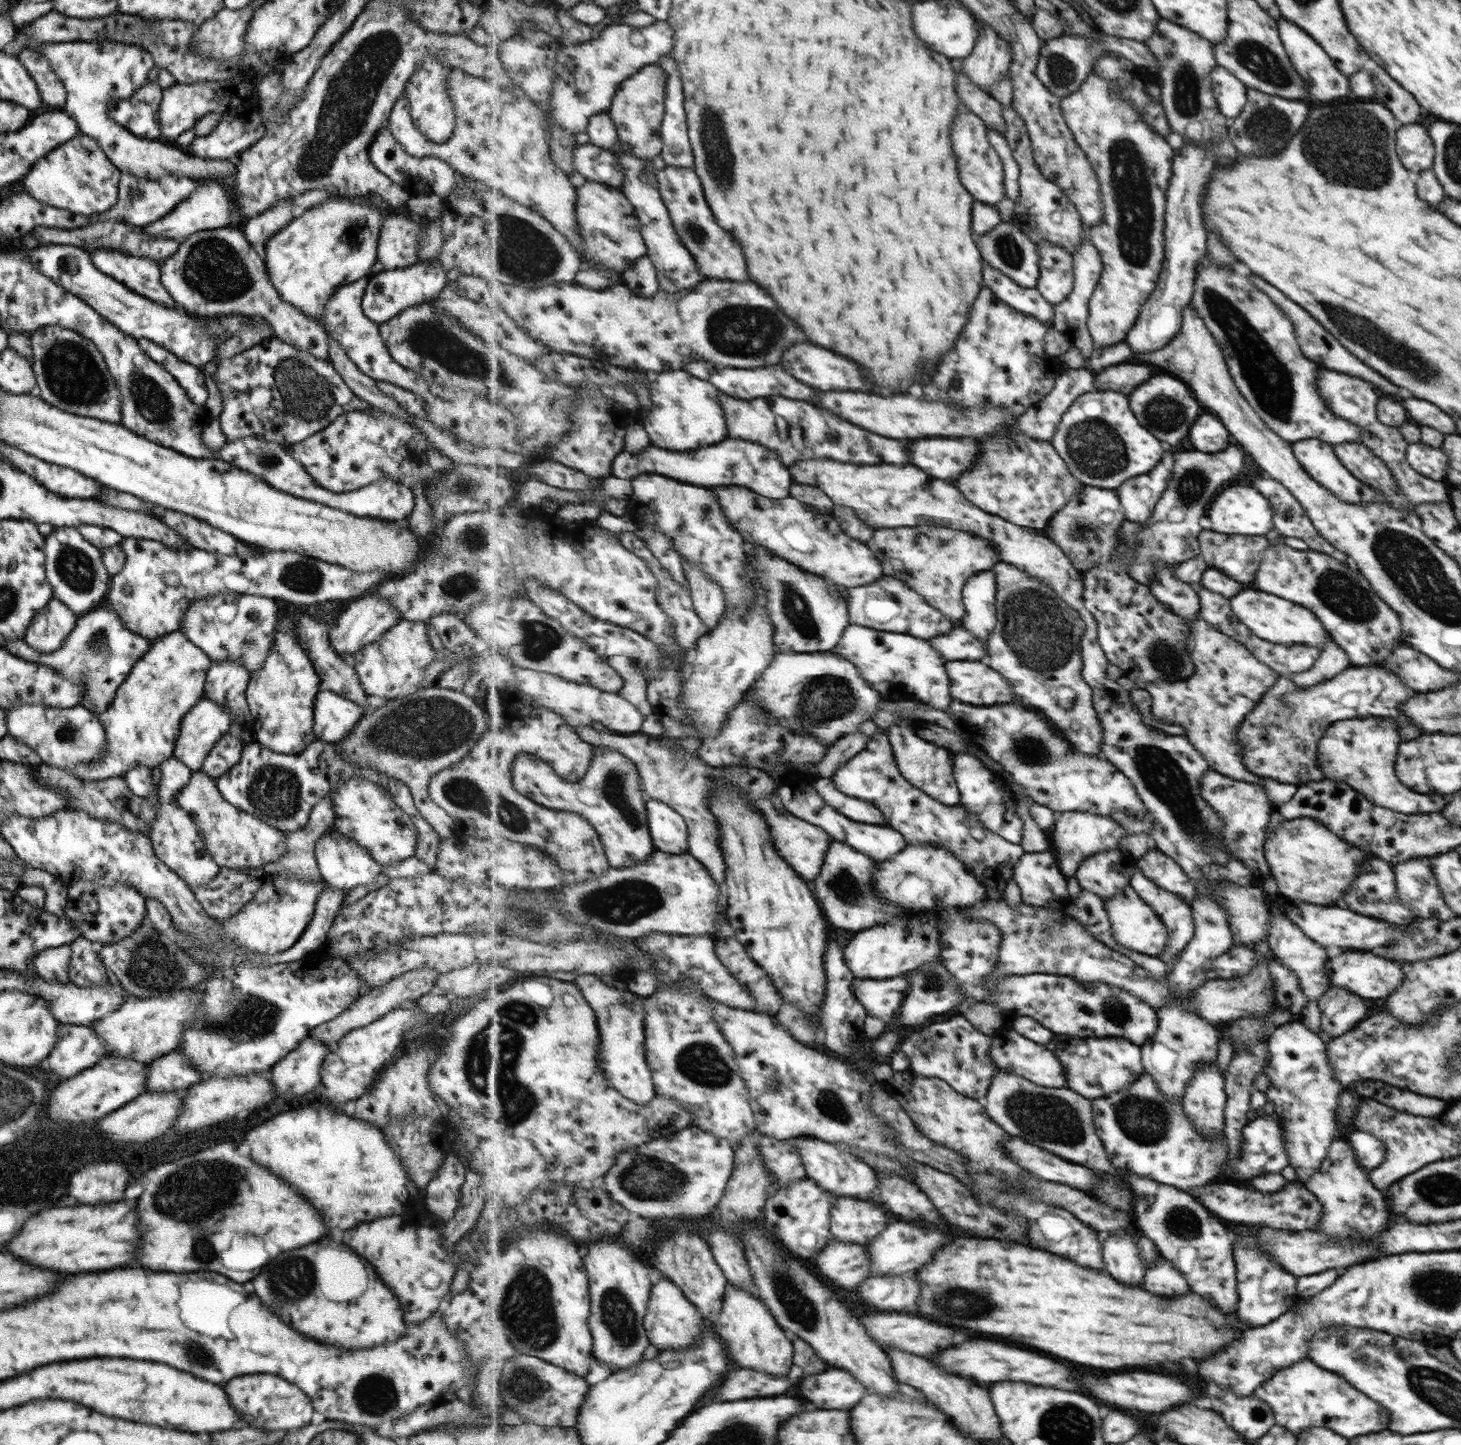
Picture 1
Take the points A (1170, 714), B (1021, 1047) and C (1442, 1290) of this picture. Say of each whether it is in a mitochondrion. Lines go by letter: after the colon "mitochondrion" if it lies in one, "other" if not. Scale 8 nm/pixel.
A: other
B: other
C: mitochondrion

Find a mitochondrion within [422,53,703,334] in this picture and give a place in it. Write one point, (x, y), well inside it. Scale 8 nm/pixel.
(523, 252)

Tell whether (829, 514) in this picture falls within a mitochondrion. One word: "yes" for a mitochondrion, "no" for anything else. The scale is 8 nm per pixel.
no

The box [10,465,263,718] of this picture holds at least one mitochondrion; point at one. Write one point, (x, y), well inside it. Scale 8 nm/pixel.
(74, 567)

